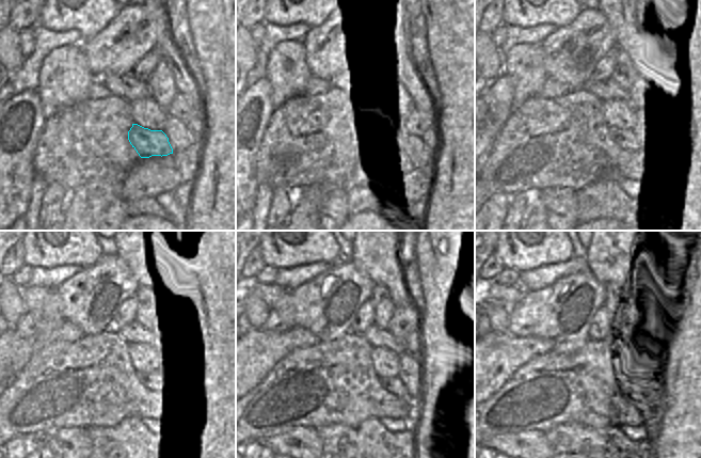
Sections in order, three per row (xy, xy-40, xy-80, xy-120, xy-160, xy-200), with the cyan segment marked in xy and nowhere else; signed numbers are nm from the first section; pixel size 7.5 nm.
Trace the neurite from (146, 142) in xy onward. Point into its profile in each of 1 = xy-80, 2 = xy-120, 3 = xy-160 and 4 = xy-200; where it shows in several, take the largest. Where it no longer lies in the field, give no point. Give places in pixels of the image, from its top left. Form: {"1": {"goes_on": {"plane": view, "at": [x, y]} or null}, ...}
{"1": {"goes_on": {"plane": "xy-80", "at": [628, 140]}}, "2": {"goes_on": {"plane": "xy-120", "at": [155, 381]}}, "3": {"goes_on": {"plane": "xy-160", "at": [394, 385]}}, "4": {"goes_on": {"plane": "xy-200", "at": [642, 398]}}}

